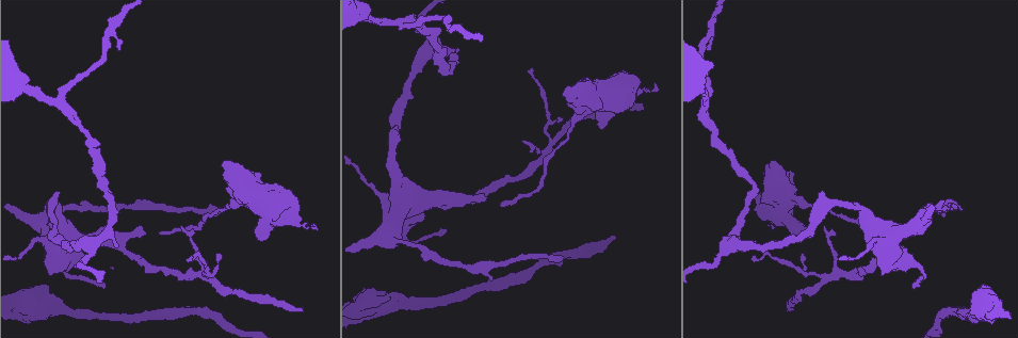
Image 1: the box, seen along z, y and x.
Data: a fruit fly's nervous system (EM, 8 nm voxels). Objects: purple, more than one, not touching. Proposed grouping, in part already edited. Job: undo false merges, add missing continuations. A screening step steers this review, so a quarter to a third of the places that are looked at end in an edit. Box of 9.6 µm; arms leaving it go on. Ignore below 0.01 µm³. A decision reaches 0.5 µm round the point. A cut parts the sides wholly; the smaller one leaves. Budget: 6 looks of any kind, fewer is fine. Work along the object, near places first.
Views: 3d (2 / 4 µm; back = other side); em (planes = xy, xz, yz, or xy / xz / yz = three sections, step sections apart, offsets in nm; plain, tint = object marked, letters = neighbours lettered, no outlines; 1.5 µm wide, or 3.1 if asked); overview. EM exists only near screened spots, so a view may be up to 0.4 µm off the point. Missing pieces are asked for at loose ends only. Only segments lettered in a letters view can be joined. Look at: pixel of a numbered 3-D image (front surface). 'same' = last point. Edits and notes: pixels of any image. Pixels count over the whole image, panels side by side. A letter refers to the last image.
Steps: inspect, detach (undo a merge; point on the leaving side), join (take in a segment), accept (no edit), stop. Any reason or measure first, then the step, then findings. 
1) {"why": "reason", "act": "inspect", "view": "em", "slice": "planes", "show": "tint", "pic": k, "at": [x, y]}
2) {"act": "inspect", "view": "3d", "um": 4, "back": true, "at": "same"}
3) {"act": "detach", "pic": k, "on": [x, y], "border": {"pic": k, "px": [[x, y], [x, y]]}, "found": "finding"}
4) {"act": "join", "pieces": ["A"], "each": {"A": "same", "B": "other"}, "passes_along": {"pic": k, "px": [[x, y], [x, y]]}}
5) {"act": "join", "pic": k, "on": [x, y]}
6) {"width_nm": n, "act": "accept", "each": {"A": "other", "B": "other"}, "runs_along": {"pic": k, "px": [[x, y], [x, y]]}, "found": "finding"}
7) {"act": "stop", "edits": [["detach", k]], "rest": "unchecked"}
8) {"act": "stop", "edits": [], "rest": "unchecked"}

{"why": "end of a long branch", "act": "inspect", "view": "em", "slice": "planes", "show": "tint", "pic": 1, "at": [791, 308]}

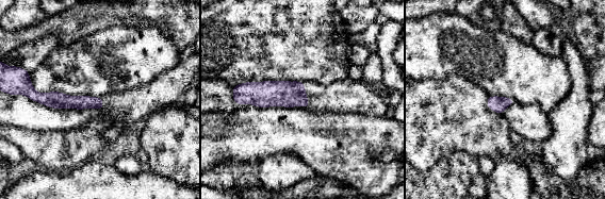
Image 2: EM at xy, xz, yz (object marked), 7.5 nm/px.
{"why": "see the neighbours", "act": "inspect", "view": "em", "slice": "planes", "show": "letters", "at": "same"}

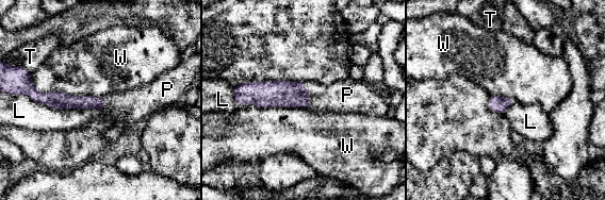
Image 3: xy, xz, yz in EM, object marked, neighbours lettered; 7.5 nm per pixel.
{"act": "join", "pieces": ["P"], "each": {"L": "other", "P": "same", "T": "other", "W": "other"}, "passes_along": {"pic": 3, "px": [[287, 94], [307, 95], [340, 96]]}, "found": "it goes on there"}

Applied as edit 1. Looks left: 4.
{"act": "inspect", "view": "overview"}

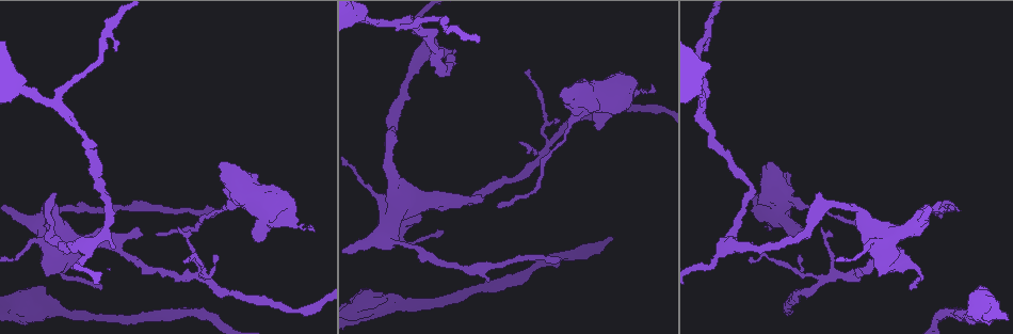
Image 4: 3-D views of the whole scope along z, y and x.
{"why": "thin end", "act": "inspect", "view": "3d", "um": 4, "pic": 4, "at": [763, 227]}

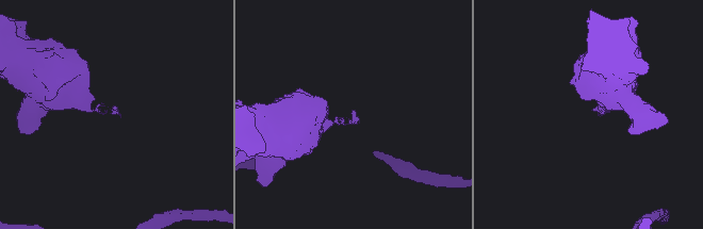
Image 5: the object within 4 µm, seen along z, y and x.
{"why": "now the EM", "act": "inspect", "view": "em", "slice": "planes", "show": "tint", "pic": 5, "at": [115, 109]}

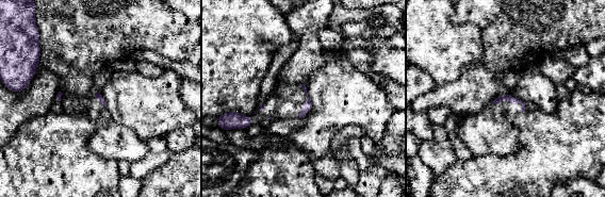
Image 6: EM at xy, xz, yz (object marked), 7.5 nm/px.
{"act": "inspect", "view": "em", "slice": "planes", "show": "letters", "at": "same"}

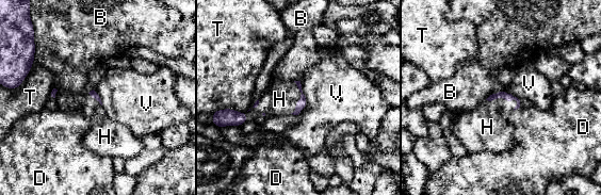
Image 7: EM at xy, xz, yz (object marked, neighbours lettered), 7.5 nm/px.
{"act": "join", "pieces": ["H"], "each": {"B": "other", "D": "other", "H": "same", "T": "other", "V": "other"}, "passes_along": {"pic": 7, "px": [[500, 94], [503, 98], [487, 127]]}, "found": "it goes on there"}

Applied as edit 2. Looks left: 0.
{"act": "stop", "edits": [["join", 3], ["join", 7]], "rest": "unchecked"}

